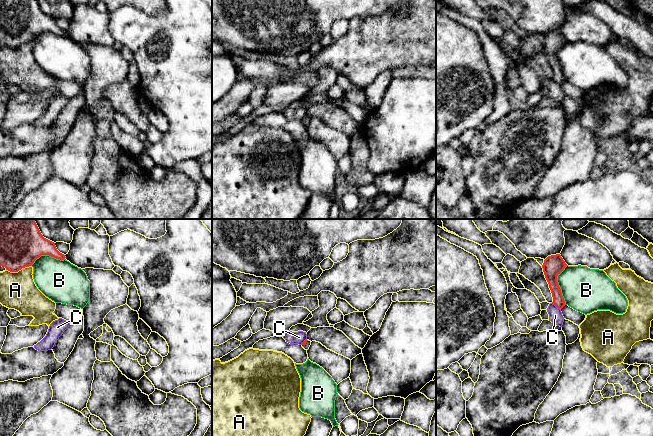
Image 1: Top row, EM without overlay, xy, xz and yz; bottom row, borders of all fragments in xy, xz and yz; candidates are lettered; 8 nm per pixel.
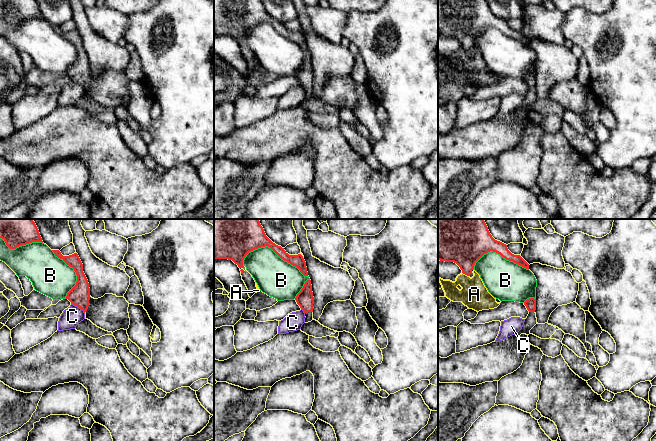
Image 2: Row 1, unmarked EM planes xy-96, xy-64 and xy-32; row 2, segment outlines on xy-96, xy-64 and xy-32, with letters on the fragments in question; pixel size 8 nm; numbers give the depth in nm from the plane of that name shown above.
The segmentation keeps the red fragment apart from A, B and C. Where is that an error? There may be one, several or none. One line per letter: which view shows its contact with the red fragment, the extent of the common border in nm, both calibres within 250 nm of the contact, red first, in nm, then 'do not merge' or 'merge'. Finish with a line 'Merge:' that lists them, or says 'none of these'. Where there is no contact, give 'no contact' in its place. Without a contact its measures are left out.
A: contact in xy; length 200 nm; calibres 340 and 300 nm; do not merge
B: contact in yz; length 320 nm; calibres 160 and 360 nm; do not merge
C: contact in yz; length 90 nm; calibres 100 and 110 nm; do not merge
Merge: none of these

